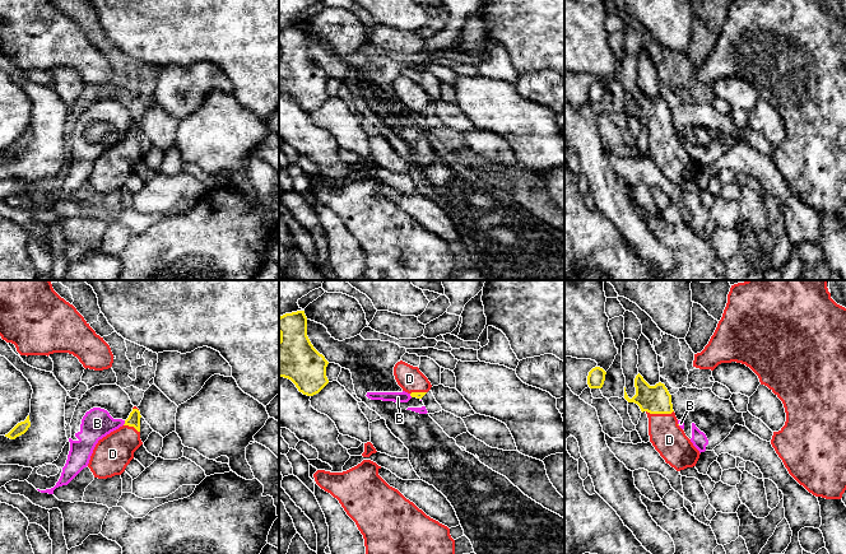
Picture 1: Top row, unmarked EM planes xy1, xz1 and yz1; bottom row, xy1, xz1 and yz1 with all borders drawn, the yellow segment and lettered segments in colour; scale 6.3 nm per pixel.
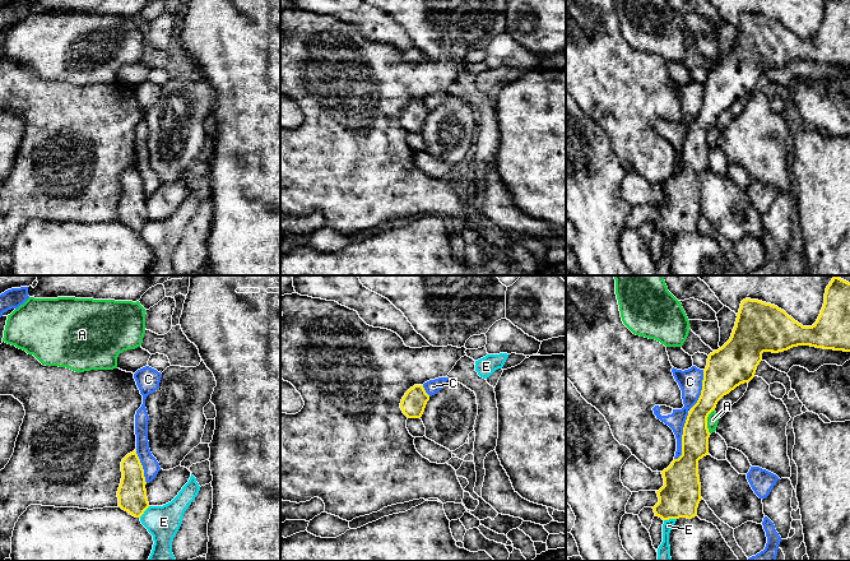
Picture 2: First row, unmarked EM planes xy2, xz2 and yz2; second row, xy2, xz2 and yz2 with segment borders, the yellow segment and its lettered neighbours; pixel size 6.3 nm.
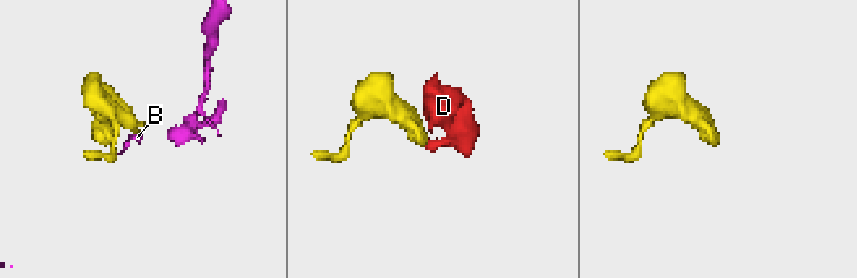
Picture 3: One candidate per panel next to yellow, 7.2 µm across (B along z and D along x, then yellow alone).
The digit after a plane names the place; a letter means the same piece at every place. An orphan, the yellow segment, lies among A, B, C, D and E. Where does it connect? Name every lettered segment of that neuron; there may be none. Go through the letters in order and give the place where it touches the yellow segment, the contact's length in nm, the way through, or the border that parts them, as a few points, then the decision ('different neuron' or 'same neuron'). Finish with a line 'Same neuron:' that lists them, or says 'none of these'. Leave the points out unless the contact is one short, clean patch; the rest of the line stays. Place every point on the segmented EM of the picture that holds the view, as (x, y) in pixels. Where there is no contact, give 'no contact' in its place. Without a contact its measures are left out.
A: yz2 (706, 421) | 160 nm | along yz2 (714, 409), (707, 417), (709, 432) | different neuron
B: xy1 (125, 423) | 40 nm | along xy1 (125, 420), (122, 424) | different neuron
C: yz2 (682, 437) | 300 nm | different neuron
D: yz1 (660, 413) | 180 nm | across yz1 (656, 399), (660, 413), (663, 429), (669, 440) | same neuron
E: yz2 (669, 518) | 80 nm | along yz2 (676, 518), (664, 520) | different neuron
Same neuron: D

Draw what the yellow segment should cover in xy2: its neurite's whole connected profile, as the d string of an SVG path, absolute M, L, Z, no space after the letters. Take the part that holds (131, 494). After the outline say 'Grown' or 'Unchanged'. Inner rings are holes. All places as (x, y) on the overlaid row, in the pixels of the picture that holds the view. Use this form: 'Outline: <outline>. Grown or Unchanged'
Outline: M136 449L121 462L122 478L117 491L119 507L135 518L140 518L149 507L144 469Z. Unchanged

